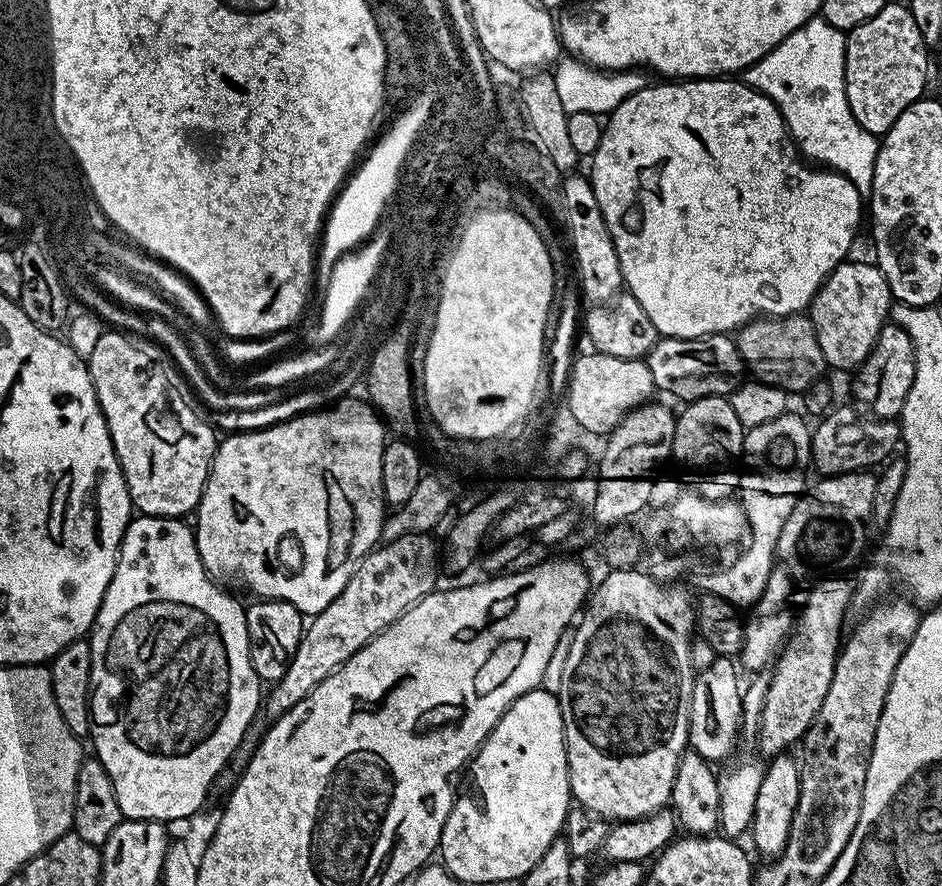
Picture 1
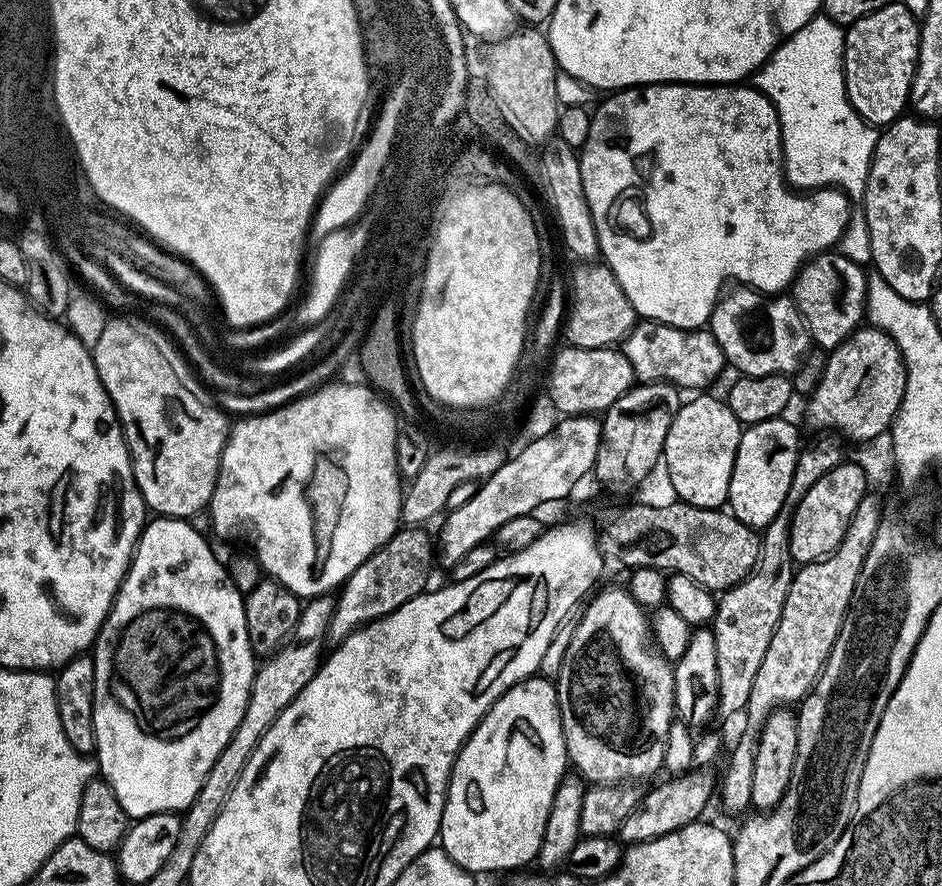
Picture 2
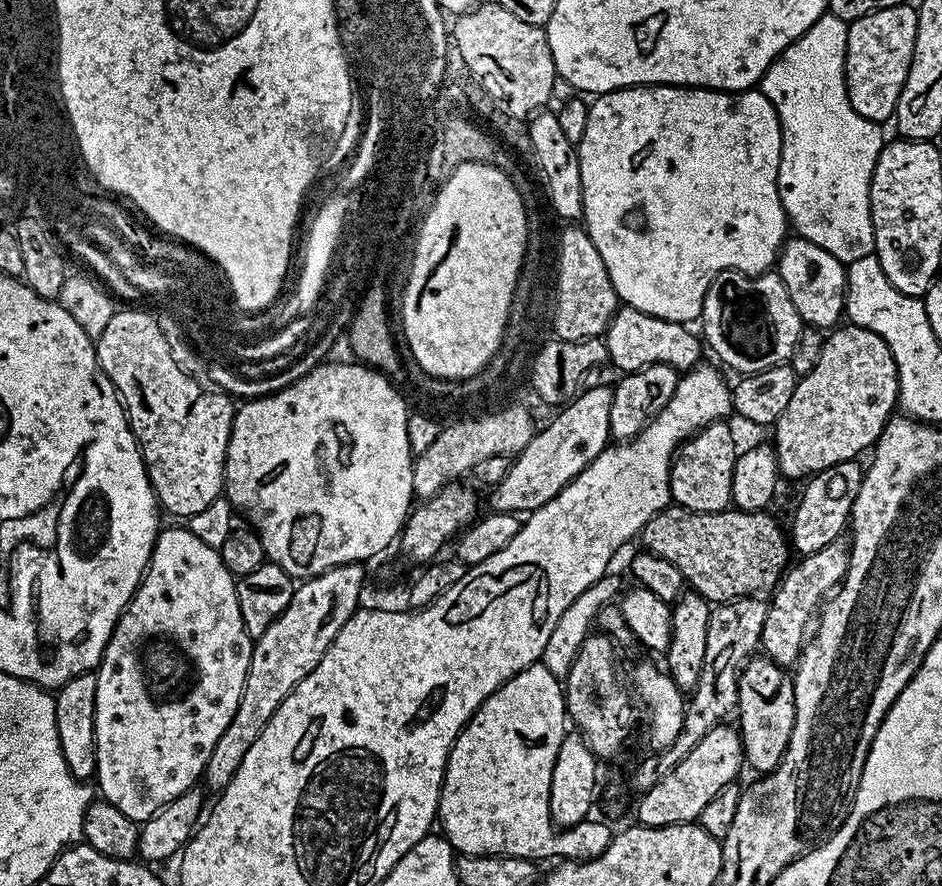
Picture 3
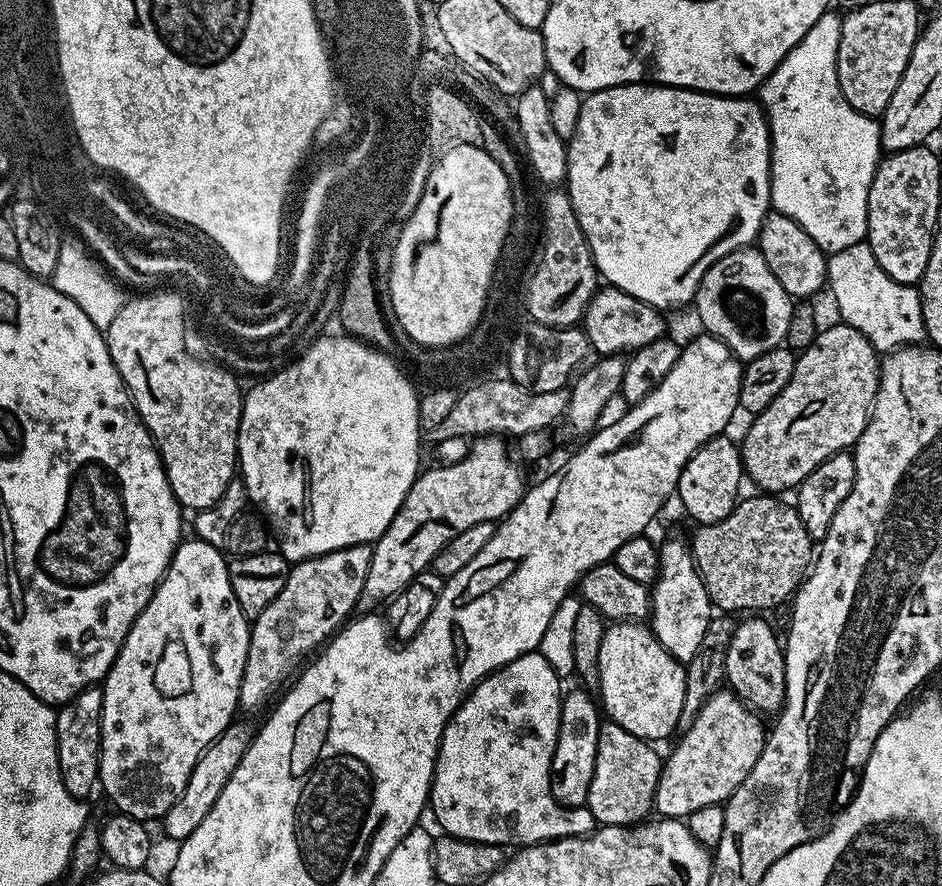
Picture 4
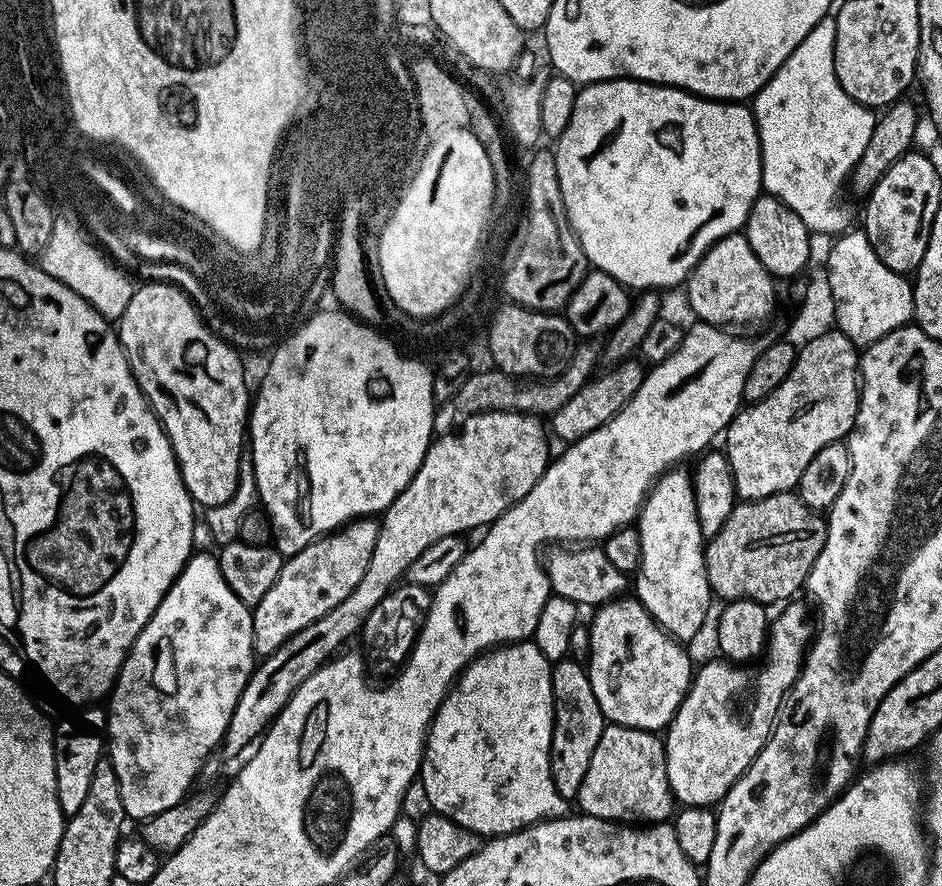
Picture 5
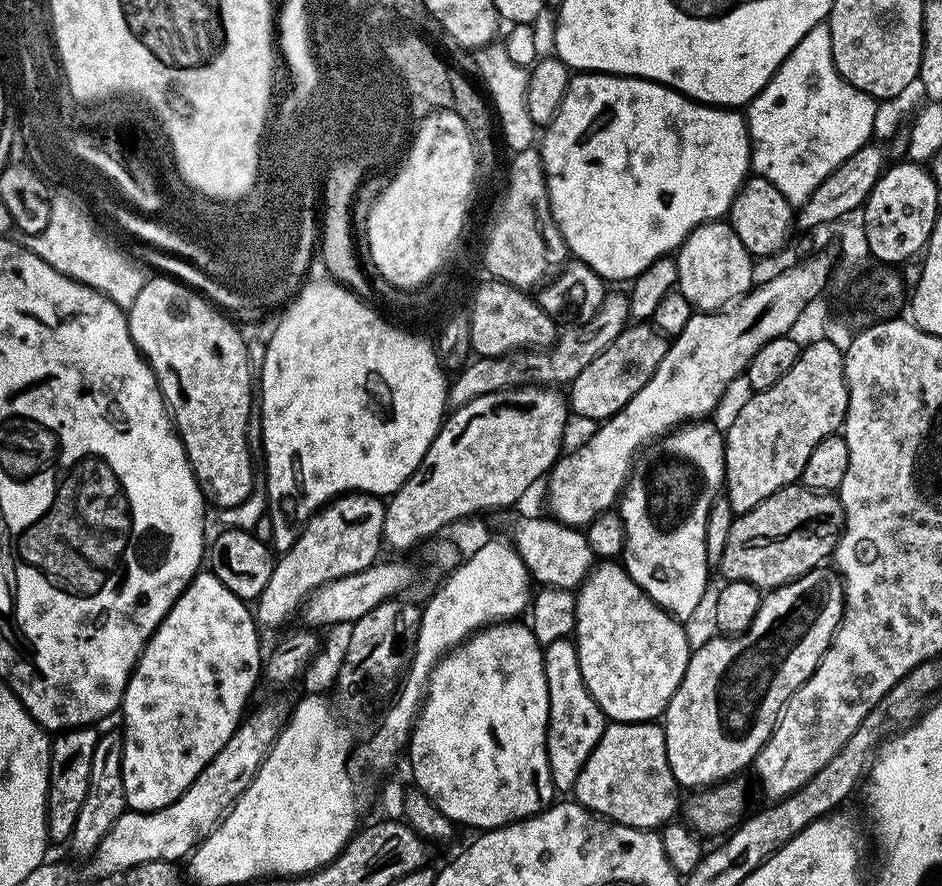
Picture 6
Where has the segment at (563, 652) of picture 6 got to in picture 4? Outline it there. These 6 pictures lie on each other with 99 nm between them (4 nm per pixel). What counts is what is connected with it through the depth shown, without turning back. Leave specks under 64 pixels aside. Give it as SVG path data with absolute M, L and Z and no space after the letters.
M576 688L573 692L565 691L560 702L560 721L558 738L552 755L550 790L563 808L585 807L591 778L594 777L602 712L597 701L593 697L592 700L582 689Z

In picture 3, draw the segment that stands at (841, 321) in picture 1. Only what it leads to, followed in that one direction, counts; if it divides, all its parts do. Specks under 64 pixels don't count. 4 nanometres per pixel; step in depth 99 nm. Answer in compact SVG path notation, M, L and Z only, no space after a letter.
M793 235L785 239L784 245L780 247L774 268L790 294L790 302L794 302L794 310L798 310L805 325L832 330L841 323L845 315L844 291L848 288L848 273L846 266L838 258L834 258L834 254L822 250L822 246L803 236Z

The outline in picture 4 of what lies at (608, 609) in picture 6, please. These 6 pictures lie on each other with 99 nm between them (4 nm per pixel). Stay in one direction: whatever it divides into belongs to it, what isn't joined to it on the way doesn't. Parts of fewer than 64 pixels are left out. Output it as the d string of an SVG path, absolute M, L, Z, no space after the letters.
M612 622L607 627L596 652L600 667L598 700L607 719L644 741L666 739L680 723L686 698L685 665L660 645L647 623Z

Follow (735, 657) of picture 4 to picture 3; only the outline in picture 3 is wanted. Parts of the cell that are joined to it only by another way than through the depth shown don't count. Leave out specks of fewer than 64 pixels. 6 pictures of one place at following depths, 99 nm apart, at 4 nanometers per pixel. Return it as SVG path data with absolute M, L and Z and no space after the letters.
M756 654L749 659L748 663L740 669L740 681L738 682L738 731L740 741L744 743L744 758L747 767L753 768L756 774L767 774L773 772L782 762L786 754L786 746L790 742L790 734L794 730L794 686L792 676L789 675L781 665L775 664L771 658L763 654Z

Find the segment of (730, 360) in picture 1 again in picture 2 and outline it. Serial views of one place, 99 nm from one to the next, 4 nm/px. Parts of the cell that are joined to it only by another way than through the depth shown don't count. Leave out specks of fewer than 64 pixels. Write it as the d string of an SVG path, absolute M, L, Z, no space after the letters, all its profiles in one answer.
M644 320L637 323L632 329L631 335L622 342L624 357L630 362L637 381L642 384L658 384L667 382L676 385L681 390L708 390L712 383L723 374L726 369L724 352L718 346L718 342L708 330L689 330L687 328L675 328L669 324L658 324L654 320Z

